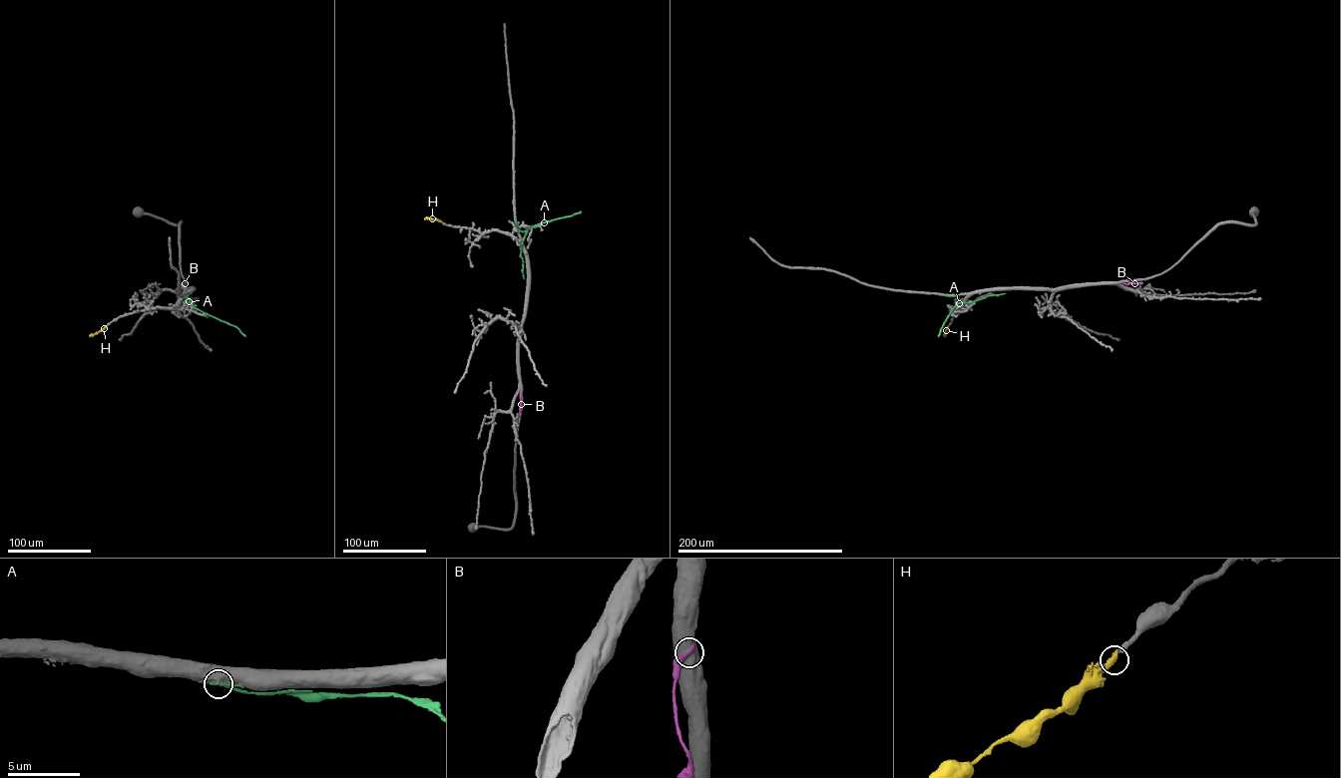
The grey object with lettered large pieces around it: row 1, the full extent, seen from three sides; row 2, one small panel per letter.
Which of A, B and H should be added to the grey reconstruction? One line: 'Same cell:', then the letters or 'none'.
Same cell: H

